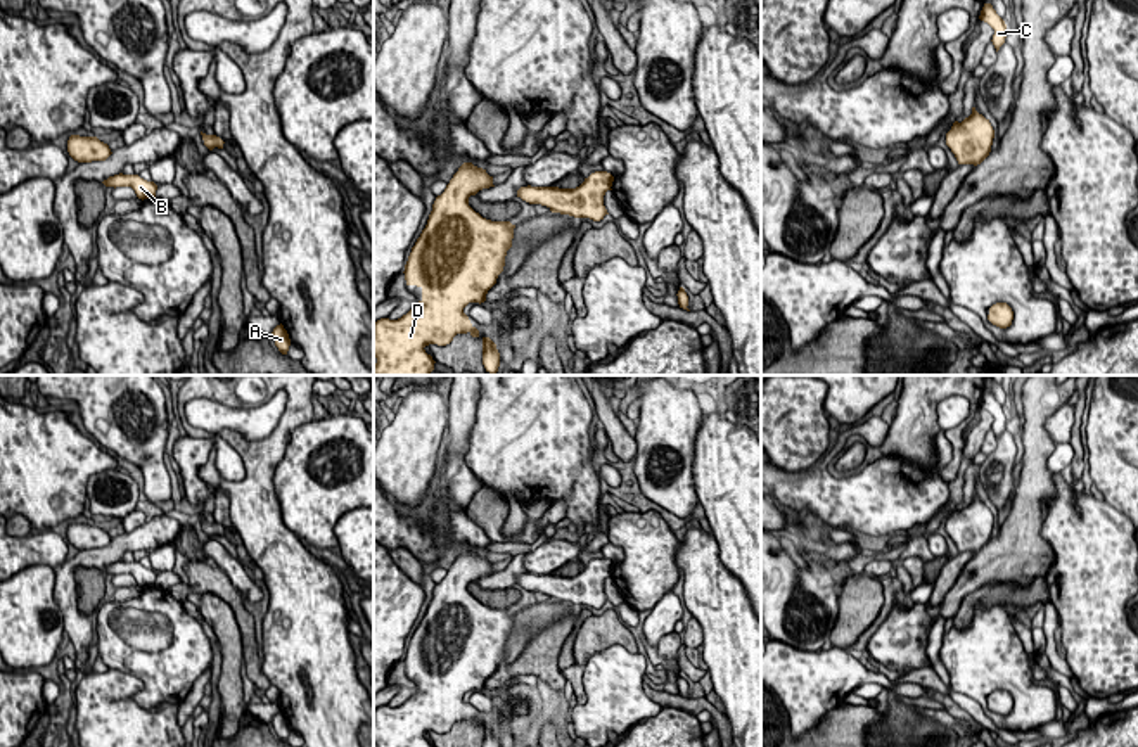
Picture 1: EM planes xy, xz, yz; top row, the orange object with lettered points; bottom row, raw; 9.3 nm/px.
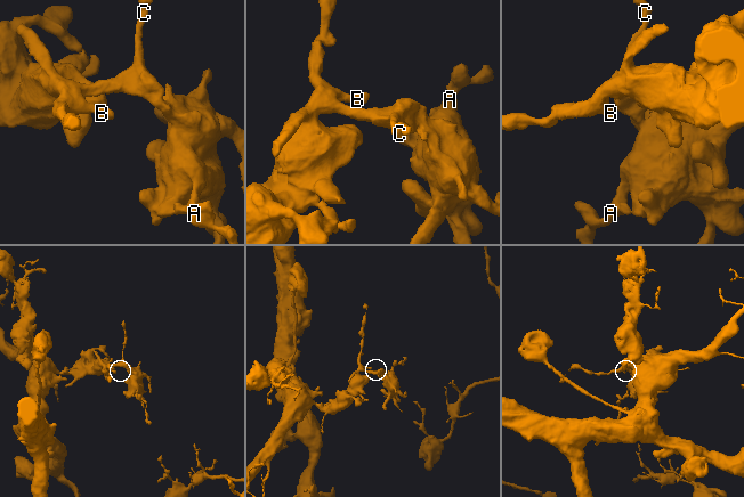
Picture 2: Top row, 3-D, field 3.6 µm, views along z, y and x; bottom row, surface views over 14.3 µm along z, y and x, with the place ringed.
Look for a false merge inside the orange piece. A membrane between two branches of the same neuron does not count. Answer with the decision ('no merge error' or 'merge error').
no merge error

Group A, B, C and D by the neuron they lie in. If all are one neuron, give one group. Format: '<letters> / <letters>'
A B C D

